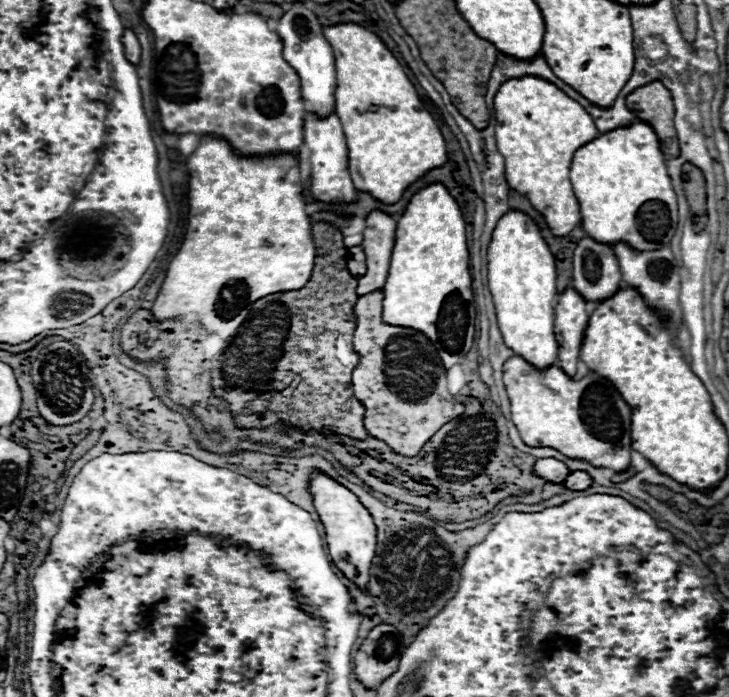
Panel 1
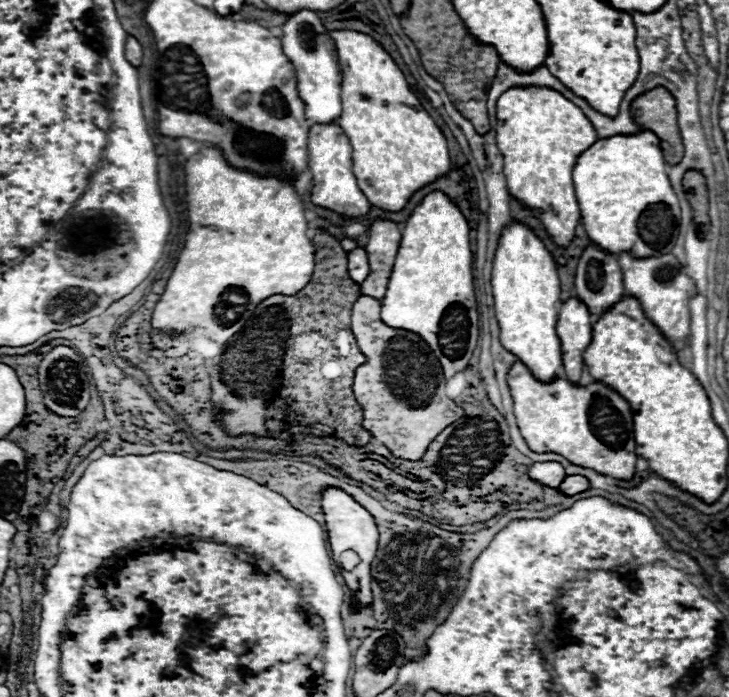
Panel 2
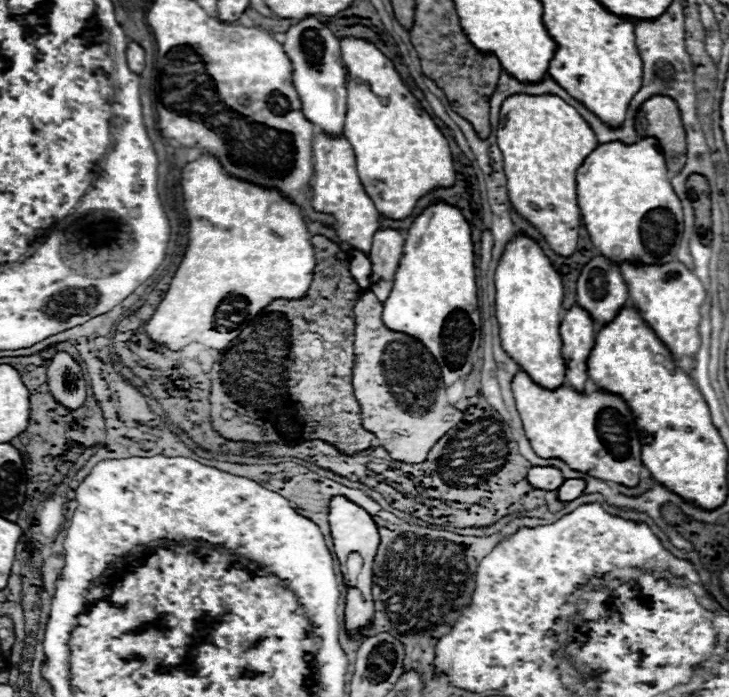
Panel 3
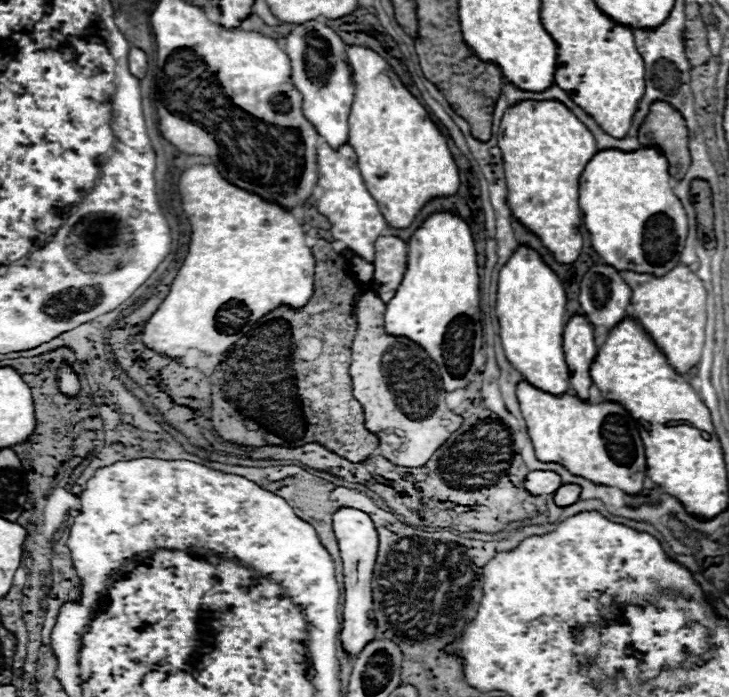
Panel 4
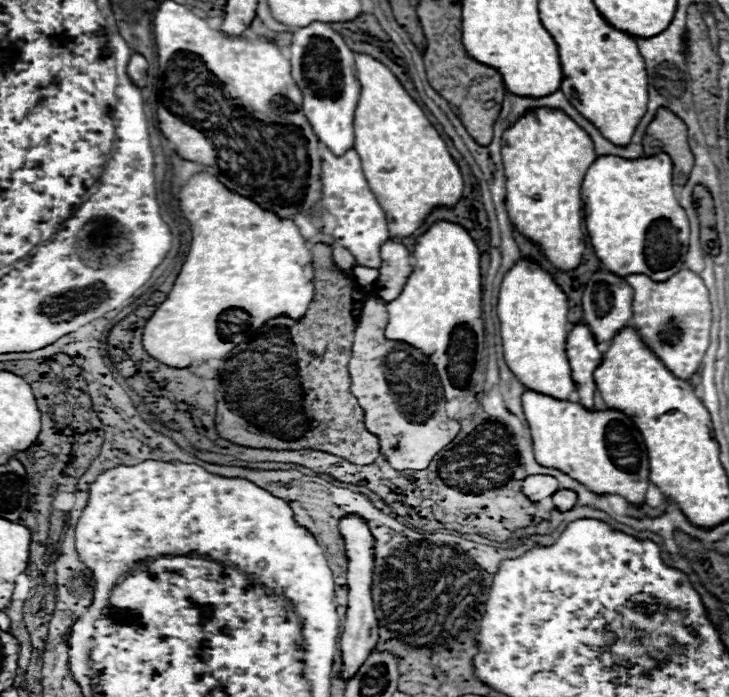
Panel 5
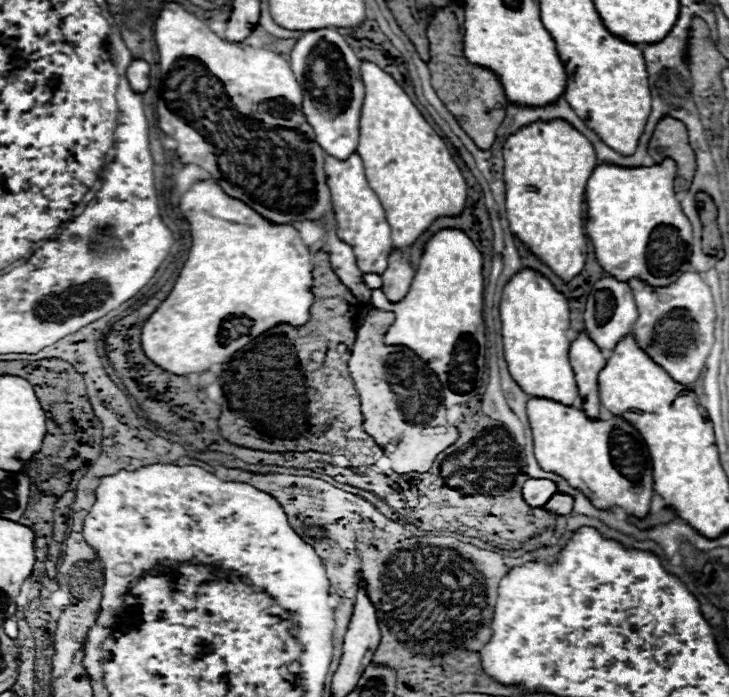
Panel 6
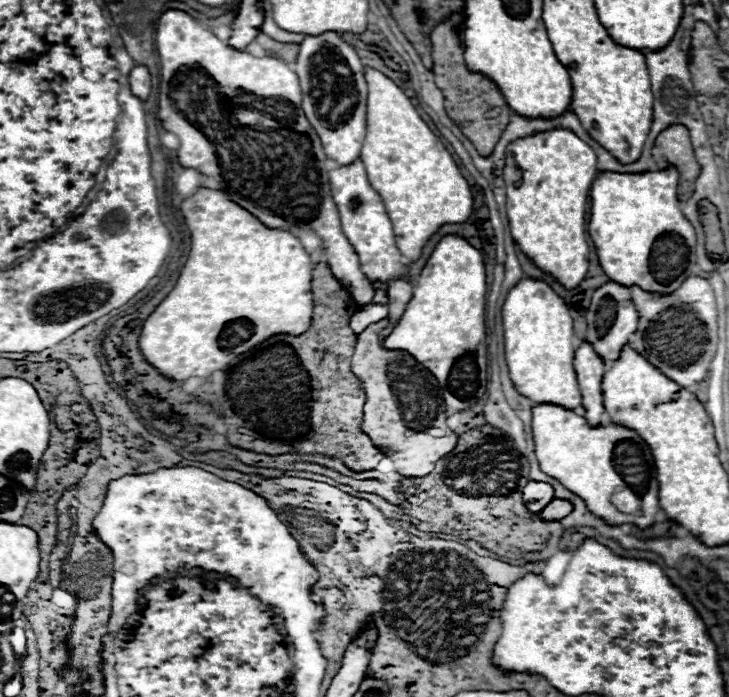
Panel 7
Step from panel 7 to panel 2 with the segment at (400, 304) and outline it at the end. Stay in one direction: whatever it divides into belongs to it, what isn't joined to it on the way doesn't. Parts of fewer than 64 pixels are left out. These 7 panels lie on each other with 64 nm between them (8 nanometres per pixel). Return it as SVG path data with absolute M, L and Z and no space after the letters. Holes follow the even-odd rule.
M374 220L368 230L368 244L364 246L368 254L370 272L360 284L360 292L374 298L384 298L394 258L400 246L400 226L390 220Z

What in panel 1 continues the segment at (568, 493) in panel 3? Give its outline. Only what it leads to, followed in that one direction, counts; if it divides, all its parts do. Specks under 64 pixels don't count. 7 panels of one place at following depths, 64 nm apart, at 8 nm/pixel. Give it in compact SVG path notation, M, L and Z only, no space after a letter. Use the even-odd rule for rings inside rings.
M576 470L576 472L570 472L570 474L568 474L568 478L564 480L564 486L570 488L570 490L586 490L586 488L592 486L592 482L594 482L594 480L592 480L586 472Z

